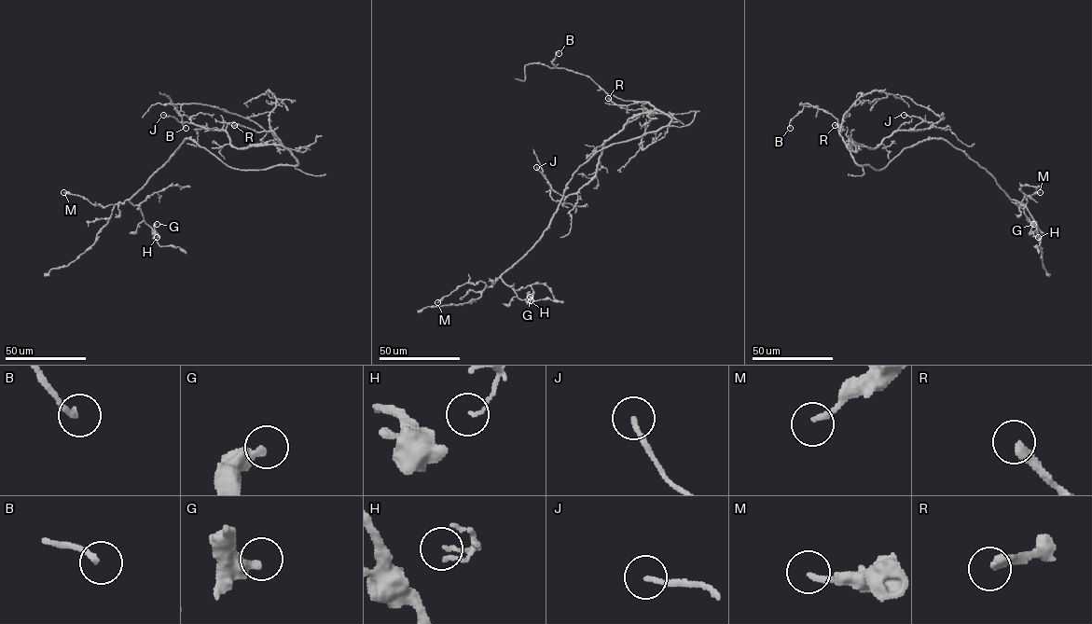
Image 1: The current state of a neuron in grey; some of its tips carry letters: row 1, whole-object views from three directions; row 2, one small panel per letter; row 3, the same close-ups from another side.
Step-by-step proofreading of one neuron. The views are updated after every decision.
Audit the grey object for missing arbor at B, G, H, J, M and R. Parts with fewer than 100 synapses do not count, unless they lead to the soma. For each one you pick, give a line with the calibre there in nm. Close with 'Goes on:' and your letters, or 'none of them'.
Goes on: none of them

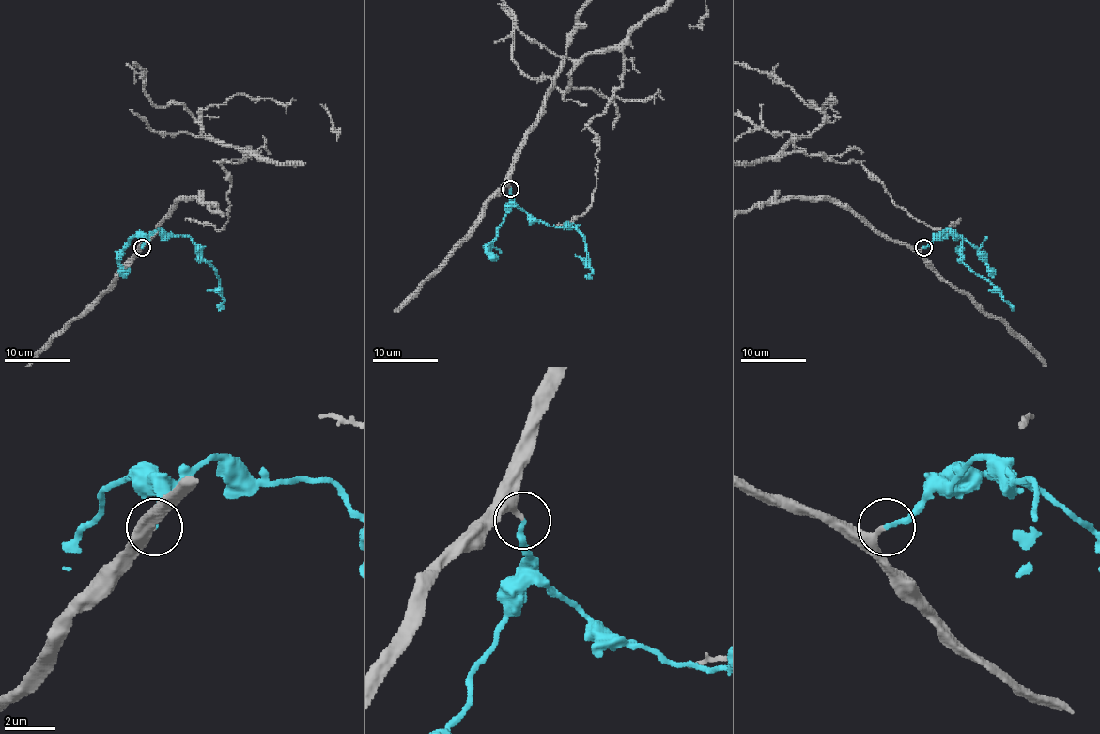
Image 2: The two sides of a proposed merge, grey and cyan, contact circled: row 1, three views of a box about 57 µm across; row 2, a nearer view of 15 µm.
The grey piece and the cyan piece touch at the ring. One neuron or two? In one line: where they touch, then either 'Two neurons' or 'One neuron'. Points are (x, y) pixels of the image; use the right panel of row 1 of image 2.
Place: (923, 247). One neuron

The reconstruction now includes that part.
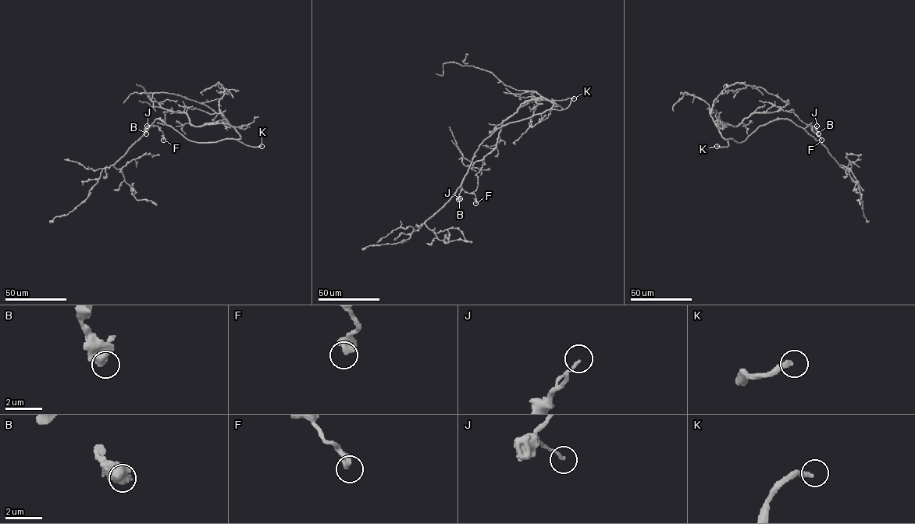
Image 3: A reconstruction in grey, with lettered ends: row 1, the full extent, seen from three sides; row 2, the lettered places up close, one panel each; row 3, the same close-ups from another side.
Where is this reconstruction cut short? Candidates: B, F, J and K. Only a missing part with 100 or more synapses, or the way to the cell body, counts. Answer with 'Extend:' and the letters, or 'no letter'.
Extend: K

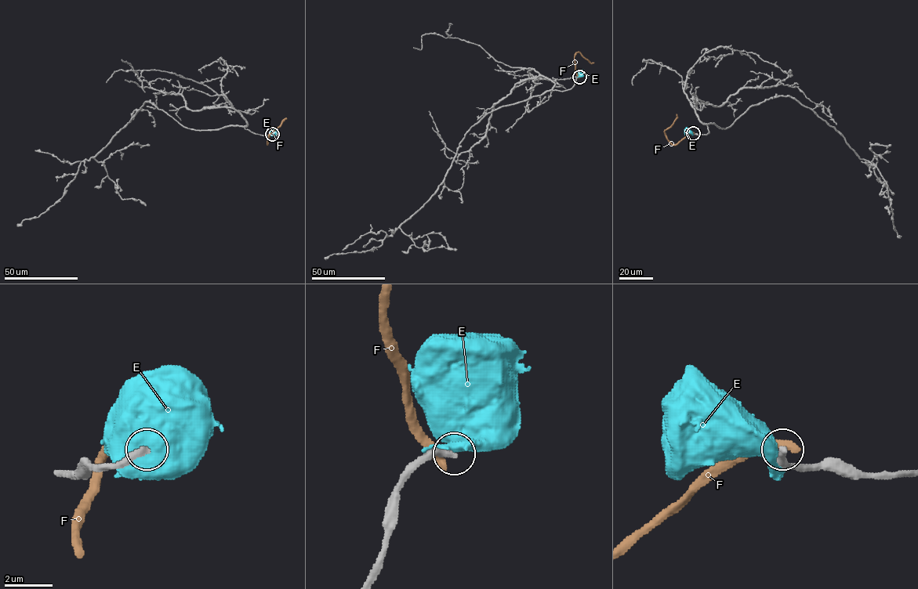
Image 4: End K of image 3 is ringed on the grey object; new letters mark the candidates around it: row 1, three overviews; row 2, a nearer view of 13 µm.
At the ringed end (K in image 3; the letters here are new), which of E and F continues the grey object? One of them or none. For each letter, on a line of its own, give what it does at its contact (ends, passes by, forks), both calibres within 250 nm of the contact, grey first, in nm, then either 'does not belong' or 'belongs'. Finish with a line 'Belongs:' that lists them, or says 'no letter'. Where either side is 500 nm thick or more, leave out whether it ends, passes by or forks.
E: it ends | 420/380 nm | does not belong
F: it ends | 380/440 nm | does not belong
Belongs: no letter

